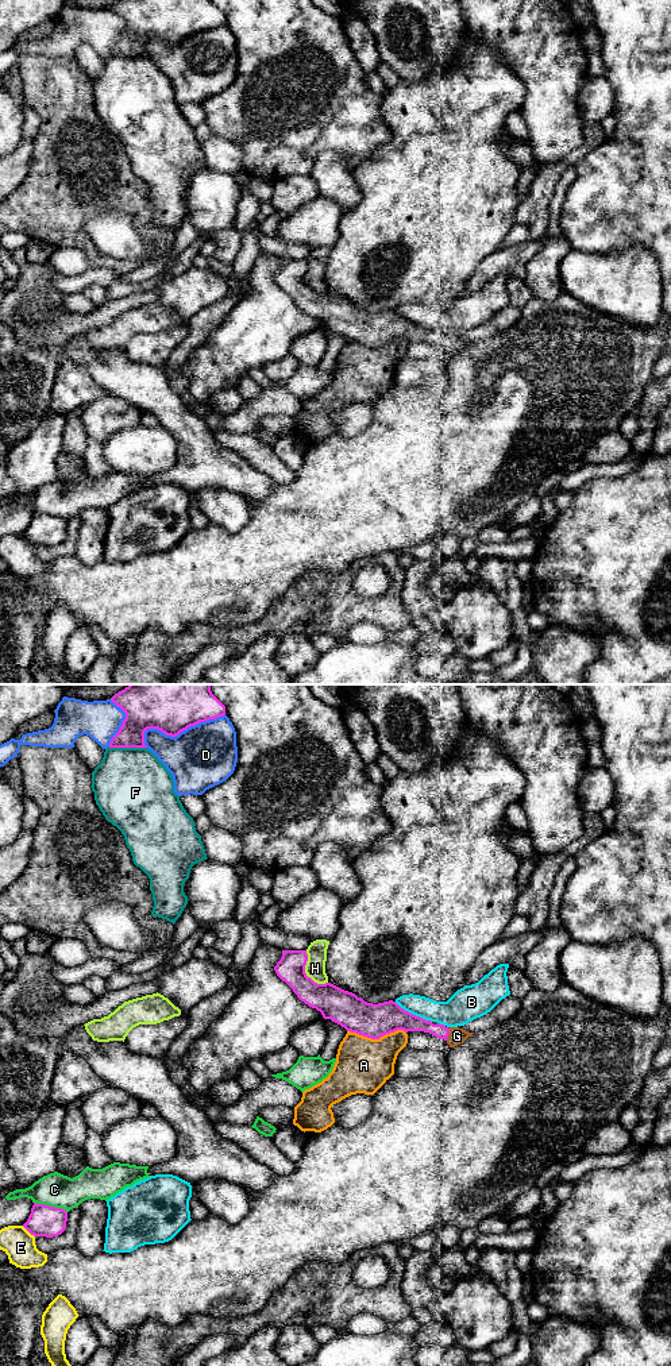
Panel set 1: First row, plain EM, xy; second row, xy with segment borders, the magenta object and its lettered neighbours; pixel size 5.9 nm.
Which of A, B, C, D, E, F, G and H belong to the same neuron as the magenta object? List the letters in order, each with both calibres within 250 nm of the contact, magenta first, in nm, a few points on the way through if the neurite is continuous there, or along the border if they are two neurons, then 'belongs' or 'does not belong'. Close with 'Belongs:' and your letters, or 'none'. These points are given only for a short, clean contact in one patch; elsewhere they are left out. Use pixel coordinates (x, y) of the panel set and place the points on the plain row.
A: 200/320 nm | does not belong
B: 200/170 nm | does not belong
C: 190/200 nm | does not belong
D: 260/380 nm | does not belong
E: 190/190 nm | does not belong
F: 220/460 nm | does not belong
G: 110/100 nm | belongs
H: 200/120 nm | does not belong
Belongs: G

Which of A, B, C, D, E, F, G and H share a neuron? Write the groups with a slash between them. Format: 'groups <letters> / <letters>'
groups A / B / C / D / E / F / G / H

